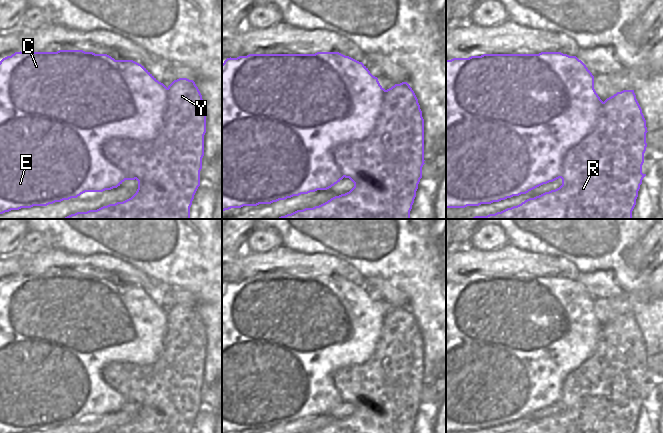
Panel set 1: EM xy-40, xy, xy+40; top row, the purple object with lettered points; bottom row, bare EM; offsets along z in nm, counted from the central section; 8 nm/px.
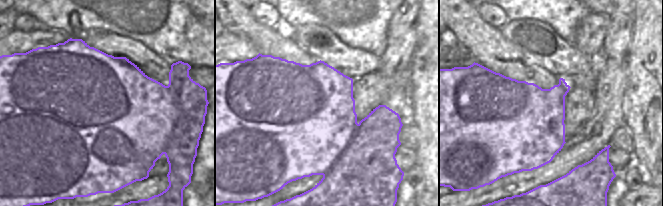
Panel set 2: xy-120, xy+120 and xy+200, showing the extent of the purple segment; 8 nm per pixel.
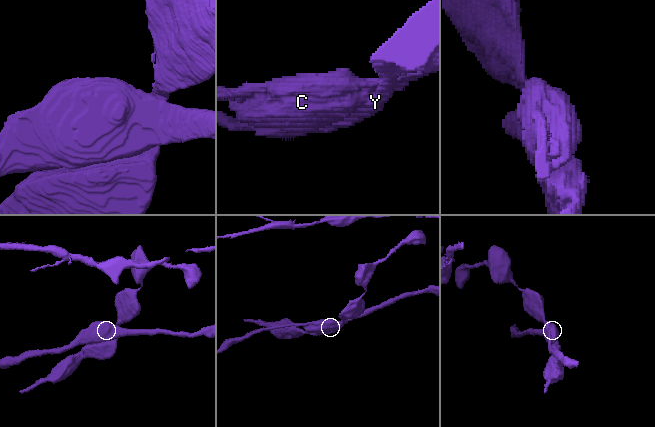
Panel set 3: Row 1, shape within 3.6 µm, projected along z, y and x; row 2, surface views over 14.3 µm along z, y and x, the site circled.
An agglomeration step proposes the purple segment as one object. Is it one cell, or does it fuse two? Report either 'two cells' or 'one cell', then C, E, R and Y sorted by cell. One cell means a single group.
two cells | C E / R Y

